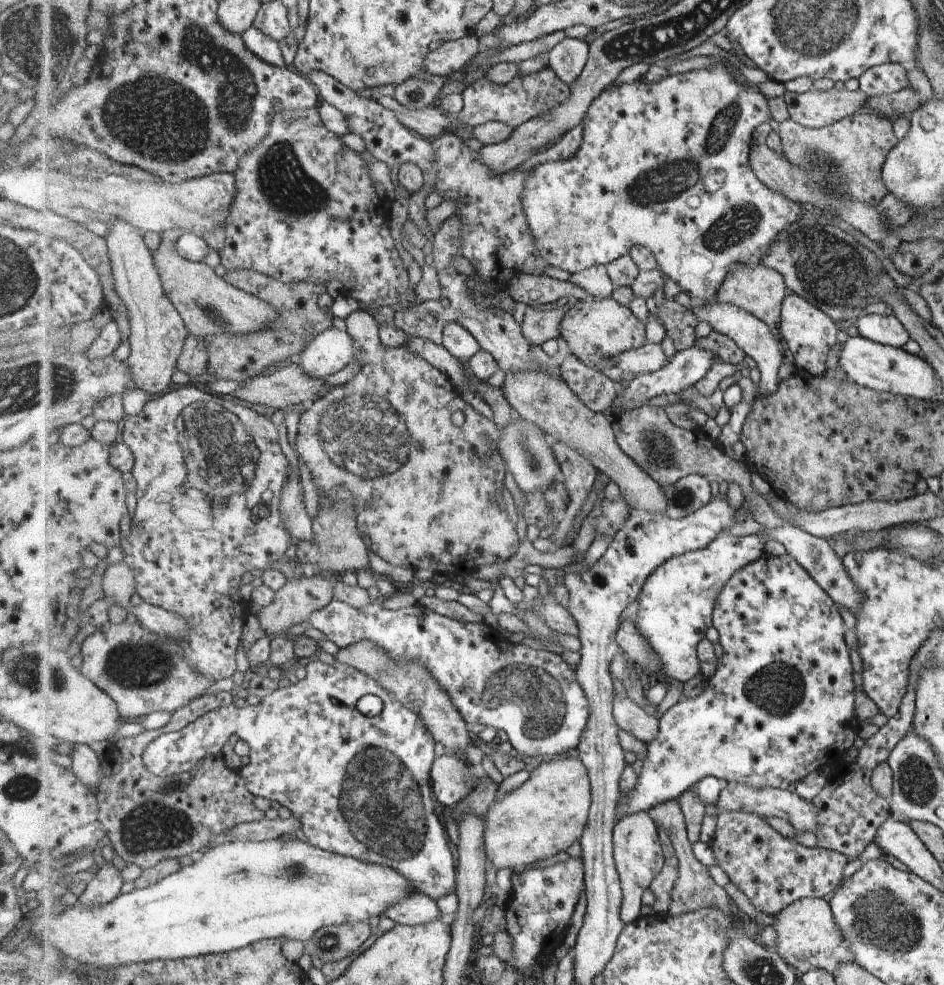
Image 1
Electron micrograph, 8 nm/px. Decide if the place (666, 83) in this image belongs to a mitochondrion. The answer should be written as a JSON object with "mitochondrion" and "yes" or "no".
{"mitochondrion":"no"}

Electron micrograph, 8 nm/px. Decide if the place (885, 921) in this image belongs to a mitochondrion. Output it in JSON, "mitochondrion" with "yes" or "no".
{"mitochondrion":"yes"}

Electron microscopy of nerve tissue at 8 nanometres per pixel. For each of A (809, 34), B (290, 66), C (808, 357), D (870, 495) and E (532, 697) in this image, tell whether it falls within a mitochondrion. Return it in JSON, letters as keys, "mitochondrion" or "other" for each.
{"A":"mitochondrion","B":"other","C":"other","D":"other","E":"mitochondrion"}

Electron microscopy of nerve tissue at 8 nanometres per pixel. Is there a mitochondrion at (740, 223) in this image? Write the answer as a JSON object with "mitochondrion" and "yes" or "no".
{"mitochondrion":"yes"}

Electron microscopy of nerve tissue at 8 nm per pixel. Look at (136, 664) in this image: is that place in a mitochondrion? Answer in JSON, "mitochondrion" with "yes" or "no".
{"mitochondrion":"yes"}

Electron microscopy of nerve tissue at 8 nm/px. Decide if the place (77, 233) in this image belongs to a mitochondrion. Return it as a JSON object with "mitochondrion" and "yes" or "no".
{"mitochondrion":"no"}

